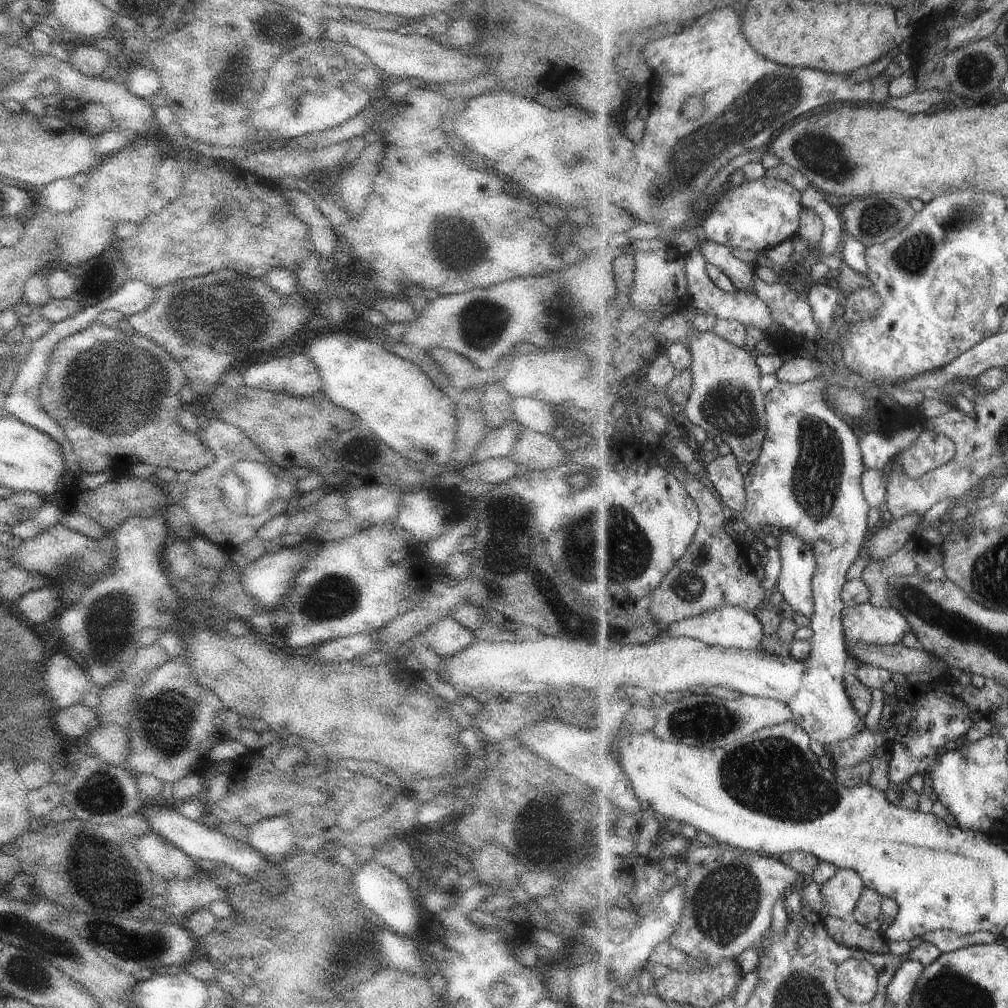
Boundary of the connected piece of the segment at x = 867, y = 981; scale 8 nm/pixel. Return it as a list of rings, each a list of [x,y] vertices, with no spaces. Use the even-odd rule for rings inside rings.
[[[850,959],[840,966],[838,982],[842,994],[855,1003],[866,1003],[878,994],[880,971],[866,959]]]

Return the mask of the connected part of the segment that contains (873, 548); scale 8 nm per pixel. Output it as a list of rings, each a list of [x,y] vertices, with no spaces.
[[[918,512],[908,514],[902,520],[893,518],[890,526],[871,534],[862,550],[862,557],[870,558],[872,562],[890,558],[892,554],[902,550],[905,544],[917,536],[922,520],[924,520],[924,516]]]

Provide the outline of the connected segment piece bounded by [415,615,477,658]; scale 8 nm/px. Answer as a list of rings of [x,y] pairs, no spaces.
[[[449,615],[438,622],[432,622],[415,642],[432,648],[436,654],[444,658],[454,656],[476,641],[477,636],[470,629]]]

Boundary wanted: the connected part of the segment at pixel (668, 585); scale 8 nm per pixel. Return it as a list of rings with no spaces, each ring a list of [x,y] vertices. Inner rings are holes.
[[[688,477],[687,489],[698,502],[701,523],[691,548],[664,578],[663,584],[651,594],[650,613],[656,616],[664,631],[680,620],[696,618],[722,606],[740,606],[753,611],[762,602],[767,602],[770,596],[763,580],[756,576],[748,554],[735,539],[731,529],[733,524],[724,515],[724,506],[712,488],[706,486],[700,477]]]

